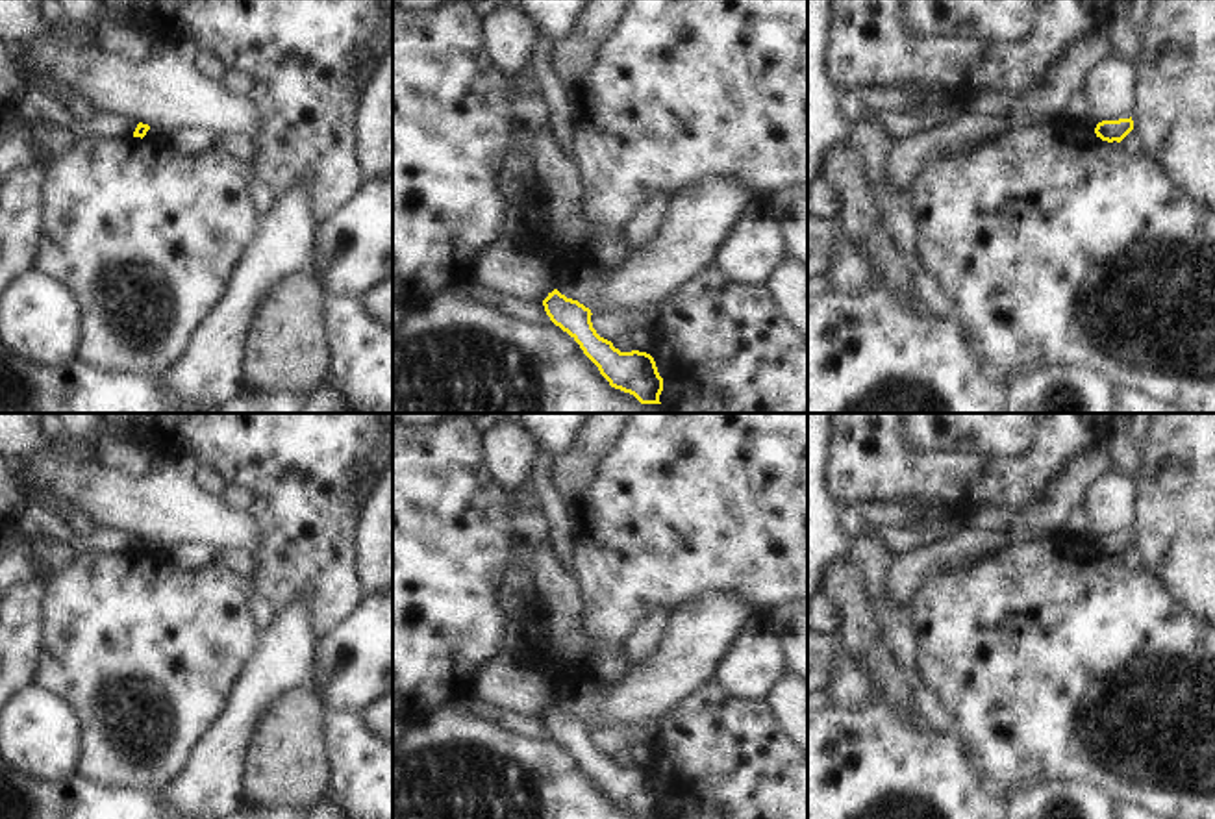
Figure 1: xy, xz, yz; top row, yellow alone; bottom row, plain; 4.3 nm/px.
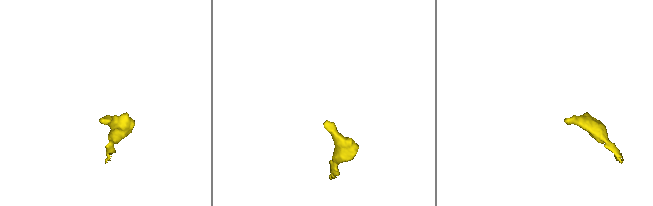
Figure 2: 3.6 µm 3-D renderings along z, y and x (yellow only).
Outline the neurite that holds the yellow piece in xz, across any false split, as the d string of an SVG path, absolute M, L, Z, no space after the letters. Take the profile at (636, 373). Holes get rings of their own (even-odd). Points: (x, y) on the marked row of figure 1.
M557 289L548 293L543 306L550 321L580 345L611 387L633 395L641 404L661 404L663 378L650 354L615 348L593 328L591 309Z

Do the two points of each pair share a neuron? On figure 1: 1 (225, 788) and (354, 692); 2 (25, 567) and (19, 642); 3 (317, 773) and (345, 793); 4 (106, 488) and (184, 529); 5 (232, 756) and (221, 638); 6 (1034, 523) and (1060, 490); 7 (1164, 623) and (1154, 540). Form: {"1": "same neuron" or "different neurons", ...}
{"1": "different neurons", "2": "same neuron", "3": "different neurons", "4": "same neuron", "5": "different neurons", "6": "same neuron", "7": "different neurons"}

